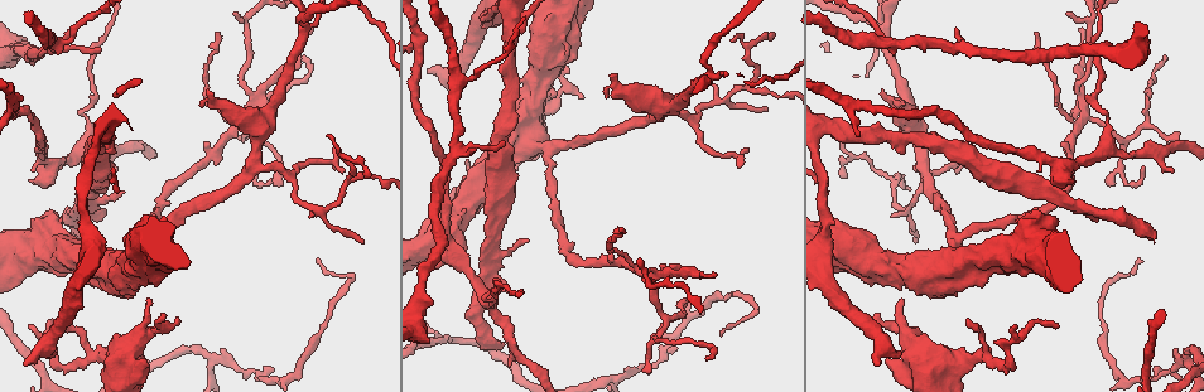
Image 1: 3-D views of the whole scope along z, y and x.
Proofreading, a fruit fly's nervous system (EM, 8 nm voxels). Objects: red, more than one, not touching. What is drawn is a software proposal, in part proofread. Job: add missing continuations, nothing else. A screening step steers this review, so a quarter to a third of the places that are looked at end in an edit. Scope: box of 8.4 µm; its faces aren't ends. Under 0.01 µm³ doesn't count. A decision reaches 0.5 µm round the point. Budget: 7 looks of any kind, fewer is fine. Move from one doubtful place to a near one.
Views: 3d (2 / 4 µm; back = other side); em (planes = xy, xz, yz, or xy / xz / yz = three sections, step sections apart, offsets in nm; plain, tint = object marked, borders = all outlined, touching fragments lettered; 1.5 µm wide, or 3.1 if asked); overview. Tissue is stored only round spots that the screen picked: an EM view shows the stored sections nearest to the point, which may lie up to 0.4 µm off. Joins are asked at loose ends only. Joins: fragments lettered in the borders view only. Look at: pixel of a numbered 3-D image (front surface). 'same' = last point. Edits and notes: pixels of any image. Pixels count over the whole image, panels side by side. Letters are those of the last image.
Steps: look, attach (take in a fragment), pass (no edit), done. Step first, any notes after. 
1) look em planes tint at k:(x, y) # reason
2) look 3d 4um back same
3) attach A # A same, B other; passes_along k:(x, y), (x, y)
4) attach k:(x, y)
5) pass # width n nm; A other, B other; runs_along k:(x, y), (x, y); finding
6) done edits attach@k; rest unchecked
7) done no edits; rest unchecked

look 3d 2um at 1:(209, 91) # thick end

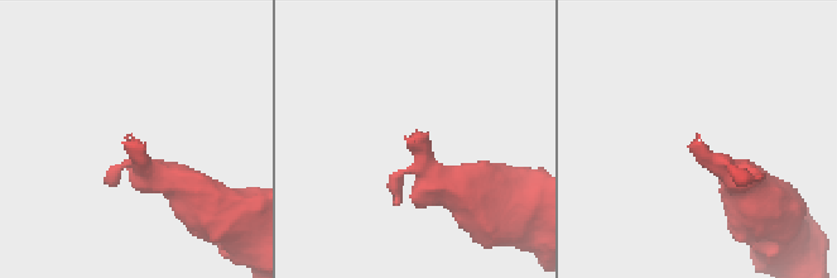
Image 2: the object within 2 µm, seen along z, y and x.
look em xy step 4 borders at 2:(133, 137)

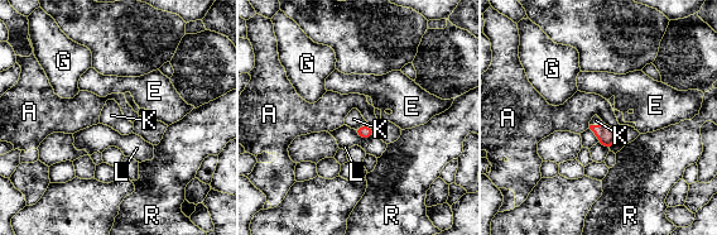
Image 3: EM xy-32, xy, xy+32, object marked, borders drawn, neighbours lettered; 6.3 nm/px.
attach K # longest_contact L 150 nm; A other, E other, G other, K same, L other, R other; passes_along 3:(362, 132), (361, 125), (354, 119); it goes on there

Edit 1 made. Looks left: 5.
look 3d 4um at 1:(722, 331) # free end

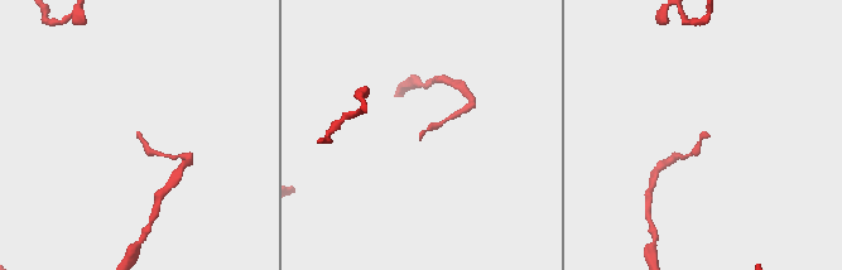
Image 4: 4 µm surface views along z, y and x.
look em planes plain at 4:(419, 132) # shape alone is not enough

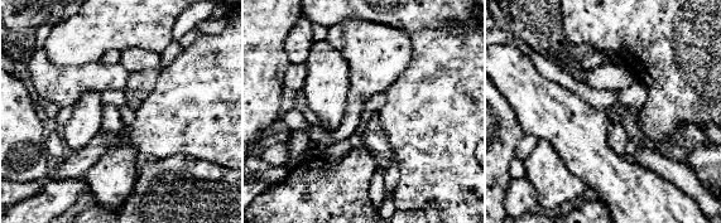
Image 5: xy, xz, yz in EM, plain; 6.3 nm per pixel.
look em planes borders same # see the neighbours

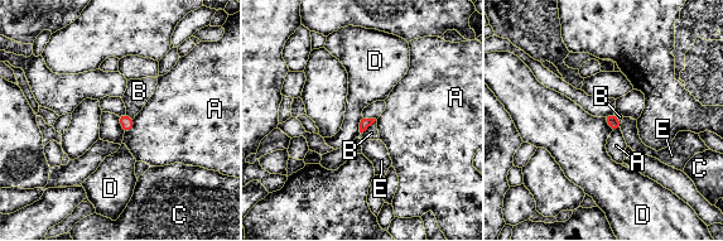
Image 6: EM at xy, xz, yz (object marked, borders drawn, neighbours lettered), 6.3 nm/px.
pass # A other, B other, C other, D other, E other; border 6:(116, 116), (124, 133); no lettered fragment goes on from it

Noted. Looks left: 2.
look em planes borders at 1:(505, 344) # branch stops here

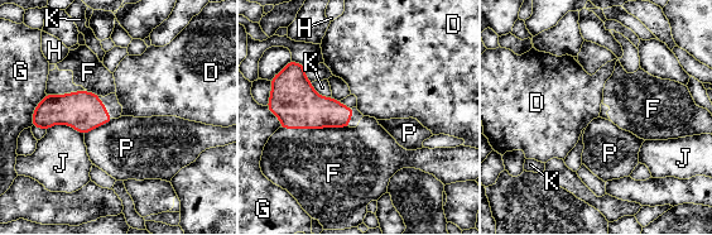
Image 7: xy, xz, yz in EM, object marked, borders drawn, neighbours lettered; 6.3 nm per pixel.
attach F # D other, F same, G other, H other, J other, K other, P other; passes_along 7:(293, 100), (314, 128), (318, 167); it goes on there

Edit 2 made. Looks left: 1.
done edits attach@3, attach@7; rest unchecked

